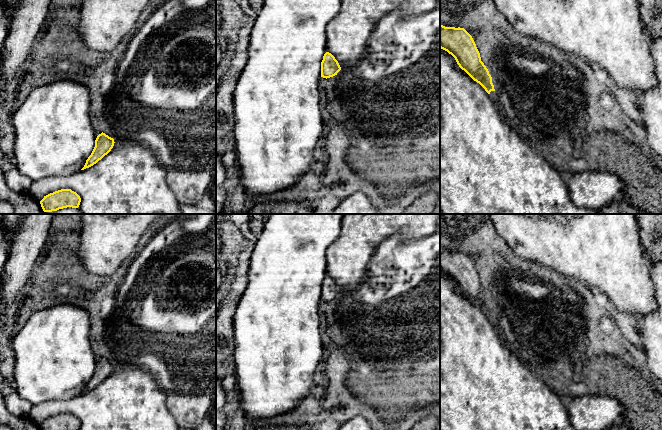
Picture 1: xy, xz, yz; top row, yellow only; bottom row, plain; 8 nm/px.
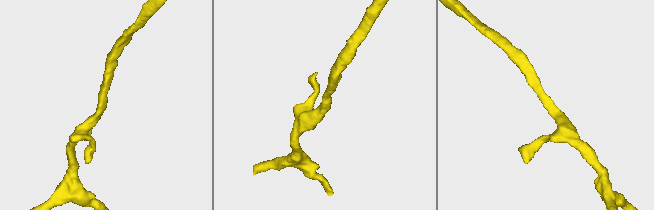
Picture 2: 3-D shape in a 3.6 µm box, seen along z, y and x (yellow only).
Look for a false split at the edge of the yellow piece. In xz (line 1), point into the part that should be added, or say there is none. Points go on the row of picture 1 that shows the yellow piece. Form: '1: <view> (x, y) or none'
1: none

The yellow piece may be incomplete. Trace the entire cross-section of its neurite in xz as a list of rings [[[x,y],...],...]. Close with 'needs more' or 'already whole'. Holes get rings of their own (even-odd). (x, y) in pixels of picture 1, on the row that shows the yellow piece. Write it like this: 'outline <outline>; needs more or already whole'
outline [[[326,52],[323,56],[323,60],[321,62],[321,77],[323,78],[330,78],[335,75],[341,70],[341,67],[335,57]]]; already whole

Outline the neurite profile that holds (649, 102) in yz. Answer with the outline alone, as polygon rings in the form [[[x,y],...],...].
[[[662,37],[649,41],[657,86],[637,95],[637,104],[647,142],[662,157]]]

